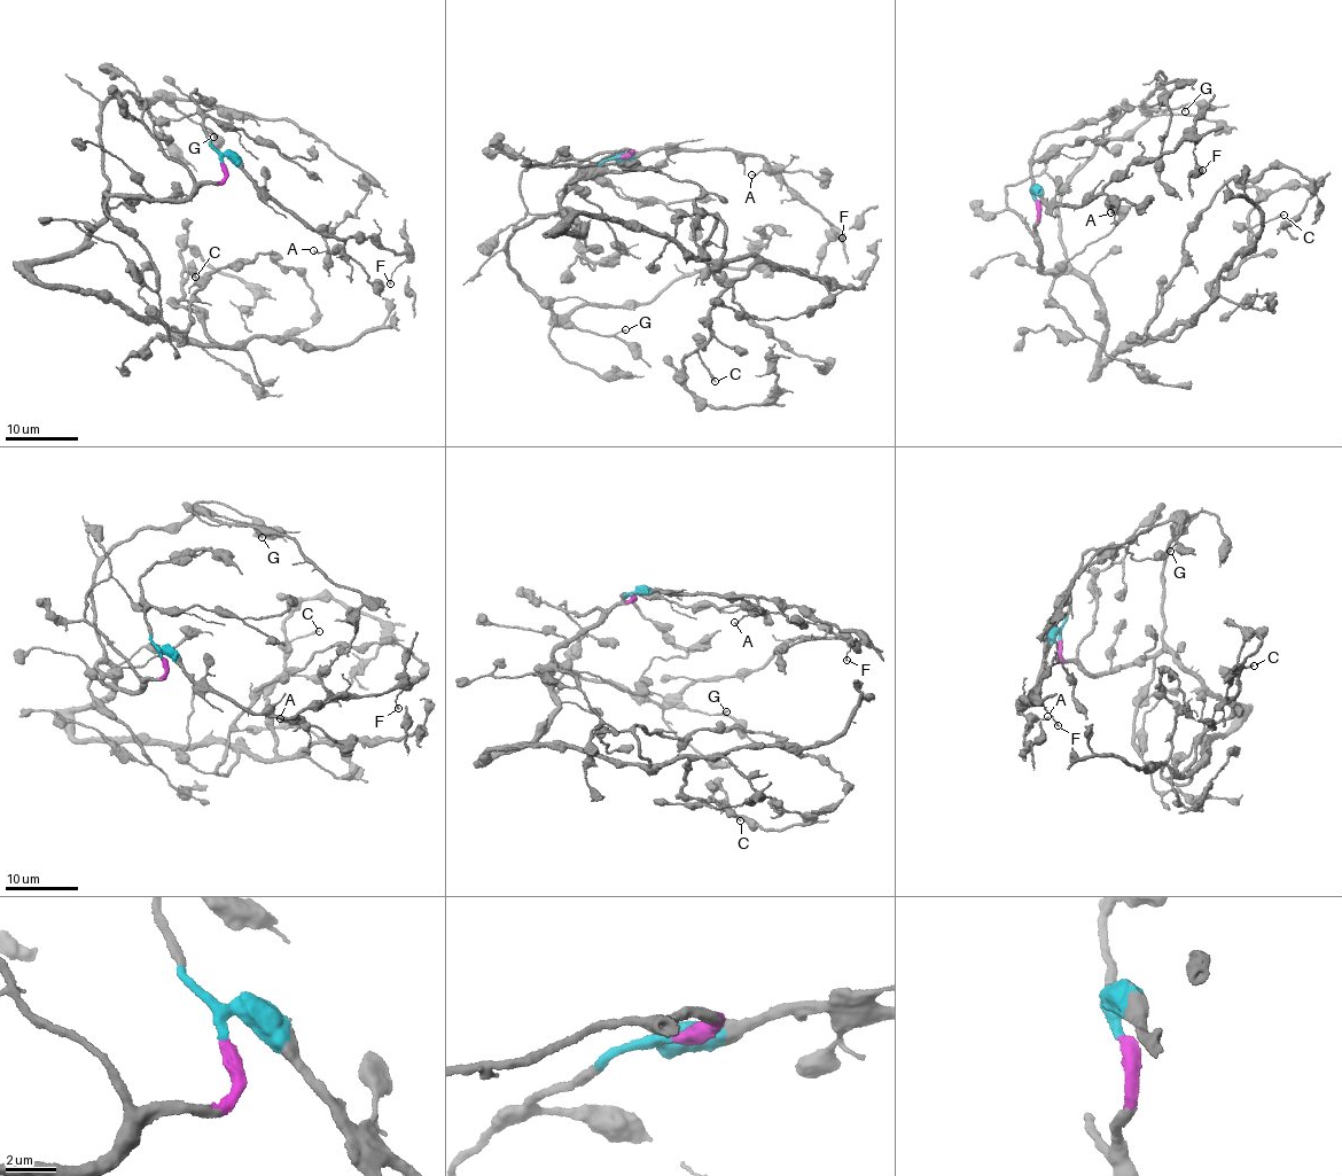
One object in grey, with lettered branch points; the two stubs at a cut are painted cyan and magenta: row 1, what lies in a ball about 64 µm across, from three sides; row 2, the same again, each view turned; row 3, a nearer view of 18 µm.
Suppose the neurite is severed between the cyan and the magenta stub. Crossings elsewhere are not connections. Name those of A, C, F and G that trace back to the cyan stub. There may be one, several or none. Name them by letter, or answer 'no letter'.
A, F

